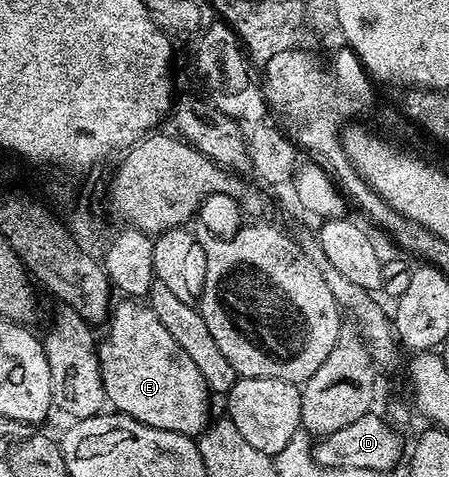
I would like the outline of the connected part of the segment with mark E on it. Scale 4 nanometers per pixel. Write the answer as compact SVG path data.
M140 299L117 300L106 322L106 328L108 330L105 331L104 337L102 333L98 352L107 404L115 412L124 413L127 417L133 417L162 431L174 431L191 438L203 433L210 424L208 384L202 379L198 367L194 367L190 355L186 355L186 351L182 351L182 347L174 343L174 335L170 335L170 331L162 327L162 319L154 315L151 305Z

